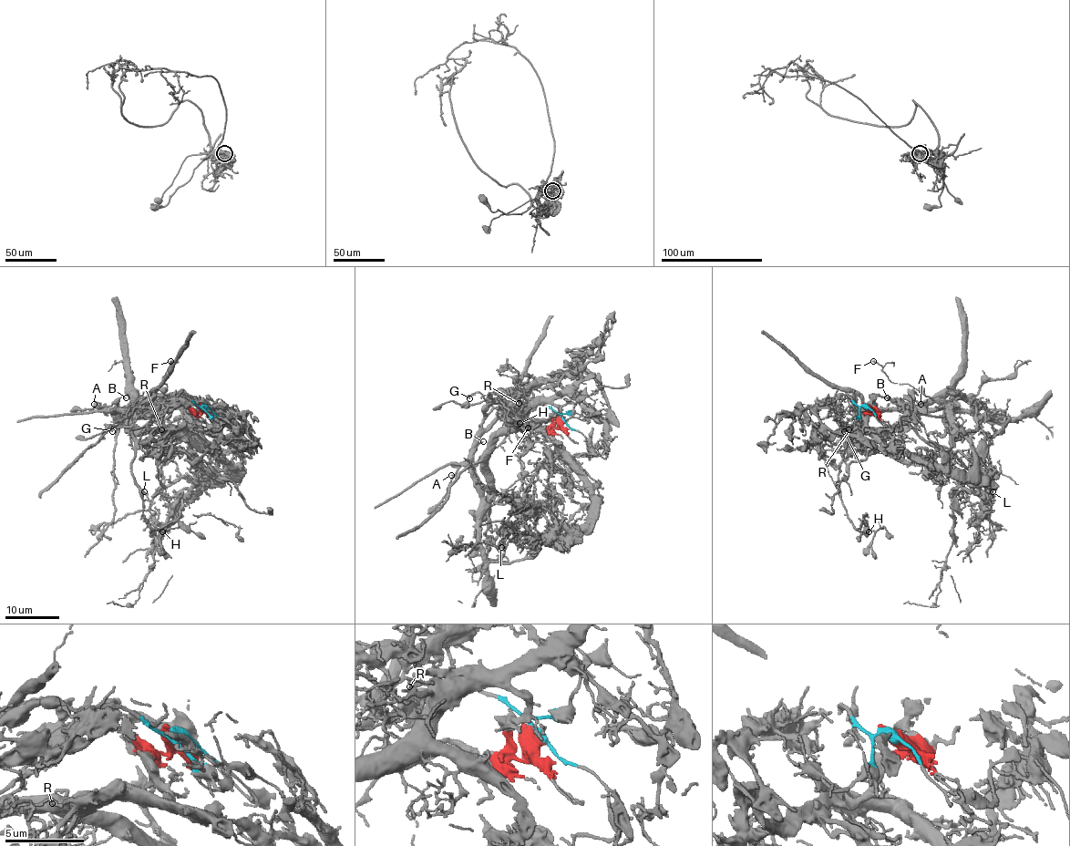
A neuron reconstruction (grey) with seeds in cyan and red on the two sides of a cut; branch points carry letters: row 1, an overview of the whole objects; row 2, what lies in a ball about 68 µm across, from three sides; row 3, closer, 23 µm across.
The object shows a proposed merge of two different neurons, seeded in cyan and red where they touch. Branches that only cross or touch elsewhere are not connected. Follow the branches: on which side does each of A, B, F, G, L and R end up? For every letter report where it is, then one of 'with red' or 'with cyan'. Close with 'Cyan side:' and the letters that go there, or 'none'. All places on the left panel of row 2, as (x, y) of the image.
A: (94, 404) | with cyan
B: (126, 397) | with cyan
F: (170, 361) | with cyan
G: (112, 431) | with cyan
L: (144, 491) | with red
R: (161, 429) | with red
Cyan side: A, B, F, G

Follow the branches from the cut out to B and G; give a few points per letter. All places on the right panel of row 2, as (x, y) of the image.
B: (866, 407), (859, 407), (847, 394), (858, 396), (868, 405), (878, 409), (897, 409), (900, 407), (888, 398)
G: (866, 407), (859, 407), (847, 394), (852, 405), (838, 419), (844, 430)

